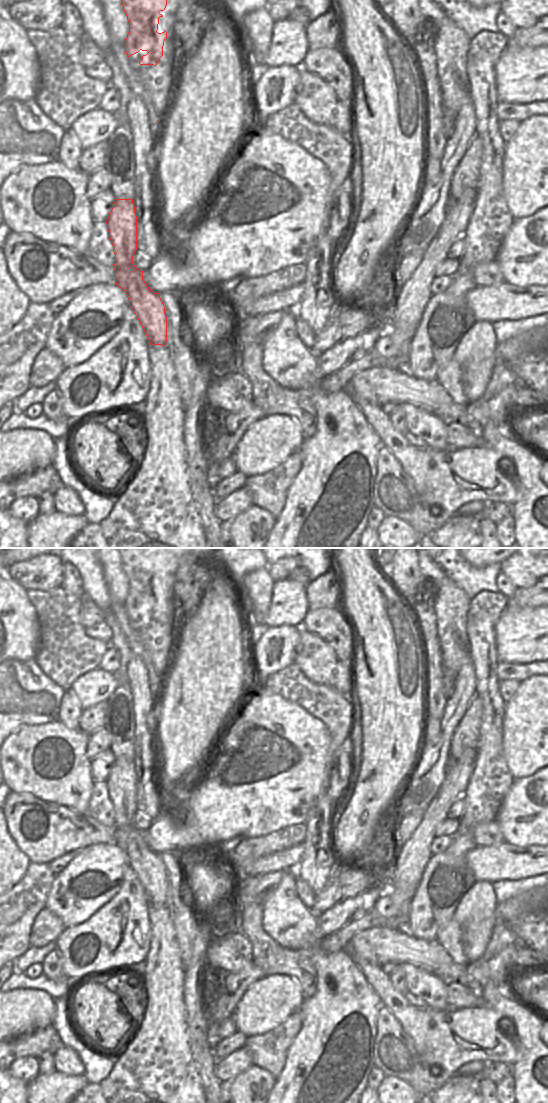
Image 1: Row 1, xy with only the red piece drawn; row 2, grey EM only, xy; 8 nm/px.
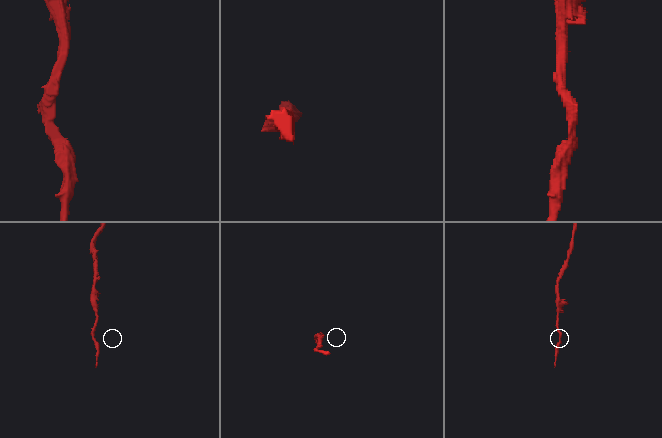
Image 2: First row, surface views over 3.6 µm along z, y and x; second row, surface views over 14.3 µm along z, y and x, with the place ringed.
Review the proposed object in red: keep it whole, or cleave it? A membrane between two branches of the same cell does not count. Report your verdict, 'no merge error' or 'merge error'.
no merge error

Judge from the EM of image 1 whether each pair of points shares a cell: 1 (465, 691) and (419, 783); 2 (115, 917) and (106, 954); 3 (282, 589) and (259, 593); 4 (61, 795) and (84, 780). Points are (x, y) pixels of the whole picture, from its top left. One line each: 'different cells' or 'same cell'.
1: same cell
2: same cell
3: different cells
4: same cell

